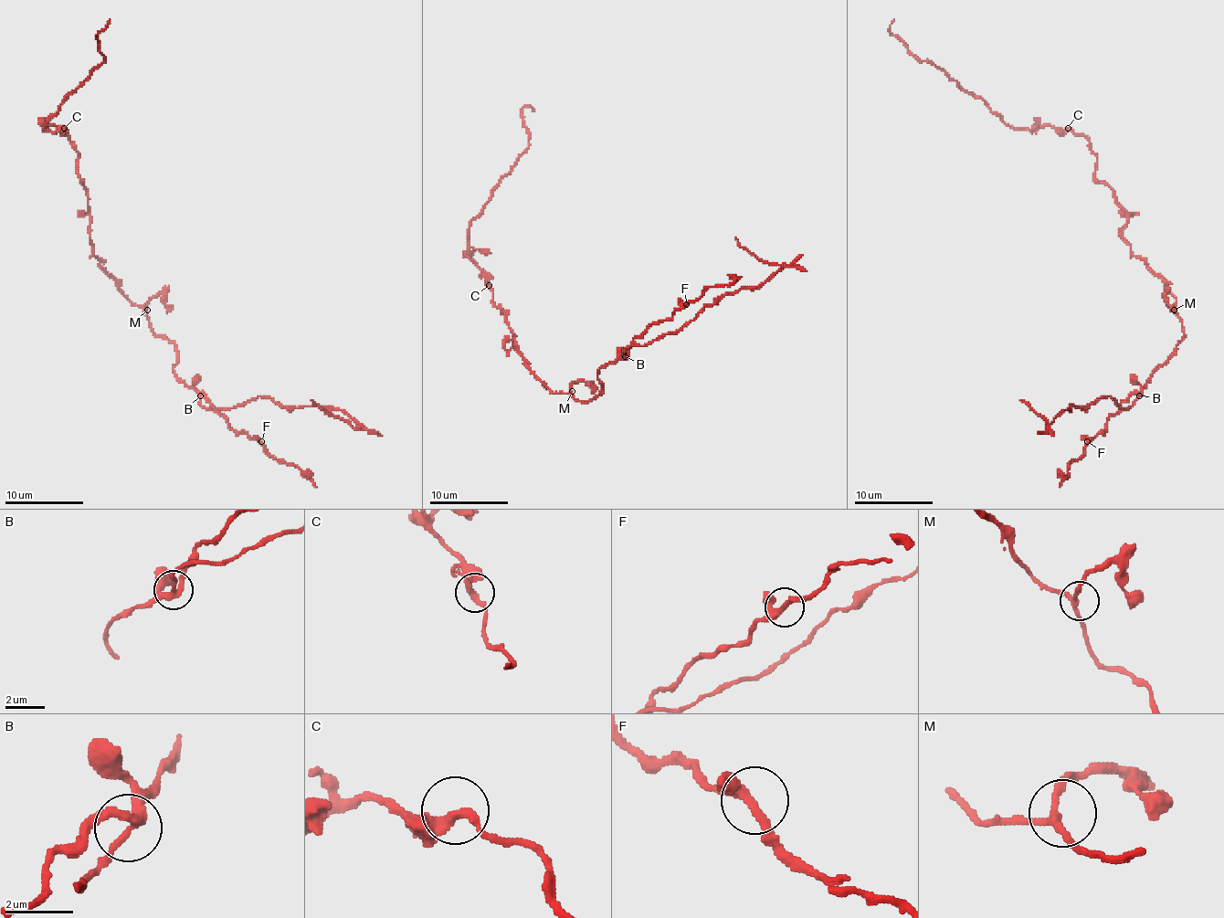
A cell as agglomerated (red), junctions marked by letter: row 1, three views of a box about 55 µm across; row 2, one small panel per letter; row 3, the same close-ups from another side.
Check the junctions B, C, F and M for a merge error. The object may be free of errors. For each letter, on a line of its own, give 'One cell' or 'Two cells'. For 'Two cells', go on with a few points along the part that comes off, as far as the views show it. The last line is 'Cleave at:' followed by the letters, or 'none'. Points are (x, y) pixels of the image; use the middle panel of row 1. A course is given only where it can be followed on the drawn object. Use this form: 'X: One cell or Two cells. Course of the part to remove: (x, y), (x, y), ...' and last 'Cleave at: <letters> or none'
B: Two cells. Course of the part to remove: (625, 355), (629, 345), (650, 343), (686, 326), (723, 296), (757, 289), (781, 267), (751, 255), (735, 237)
C: One cell
F: One cell
M: One cell
Cleave at: B

